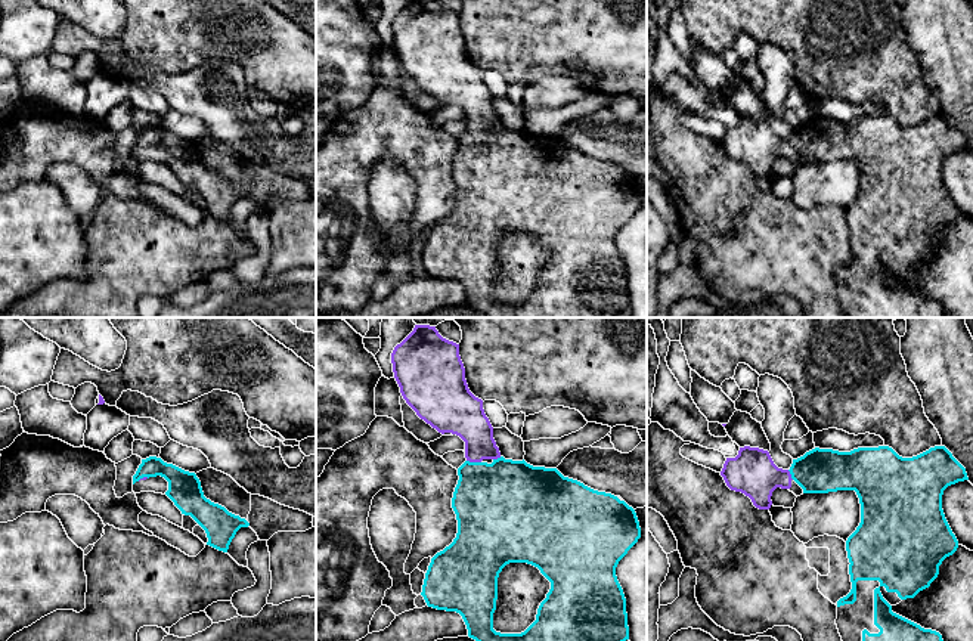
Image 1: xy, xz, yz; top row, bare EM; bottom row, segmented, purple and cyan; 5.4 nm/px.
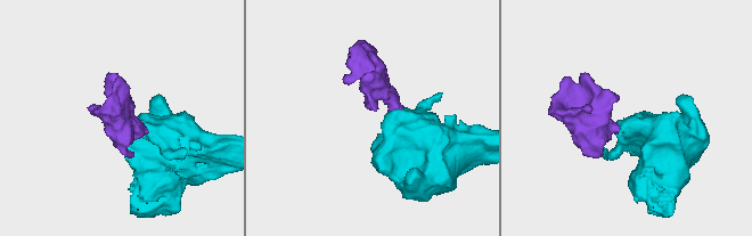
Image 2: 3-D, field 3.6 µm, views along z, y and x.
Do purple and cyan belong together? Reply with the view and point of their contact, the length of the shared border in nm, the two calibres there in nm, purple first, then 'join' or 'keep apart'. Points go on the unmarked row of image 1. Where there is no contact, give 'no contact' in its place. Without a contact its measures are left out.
meets purple in xz at (474, 130); contact 80 nm long; 220 nm thick on the purple side, 440 nm on the other; join

